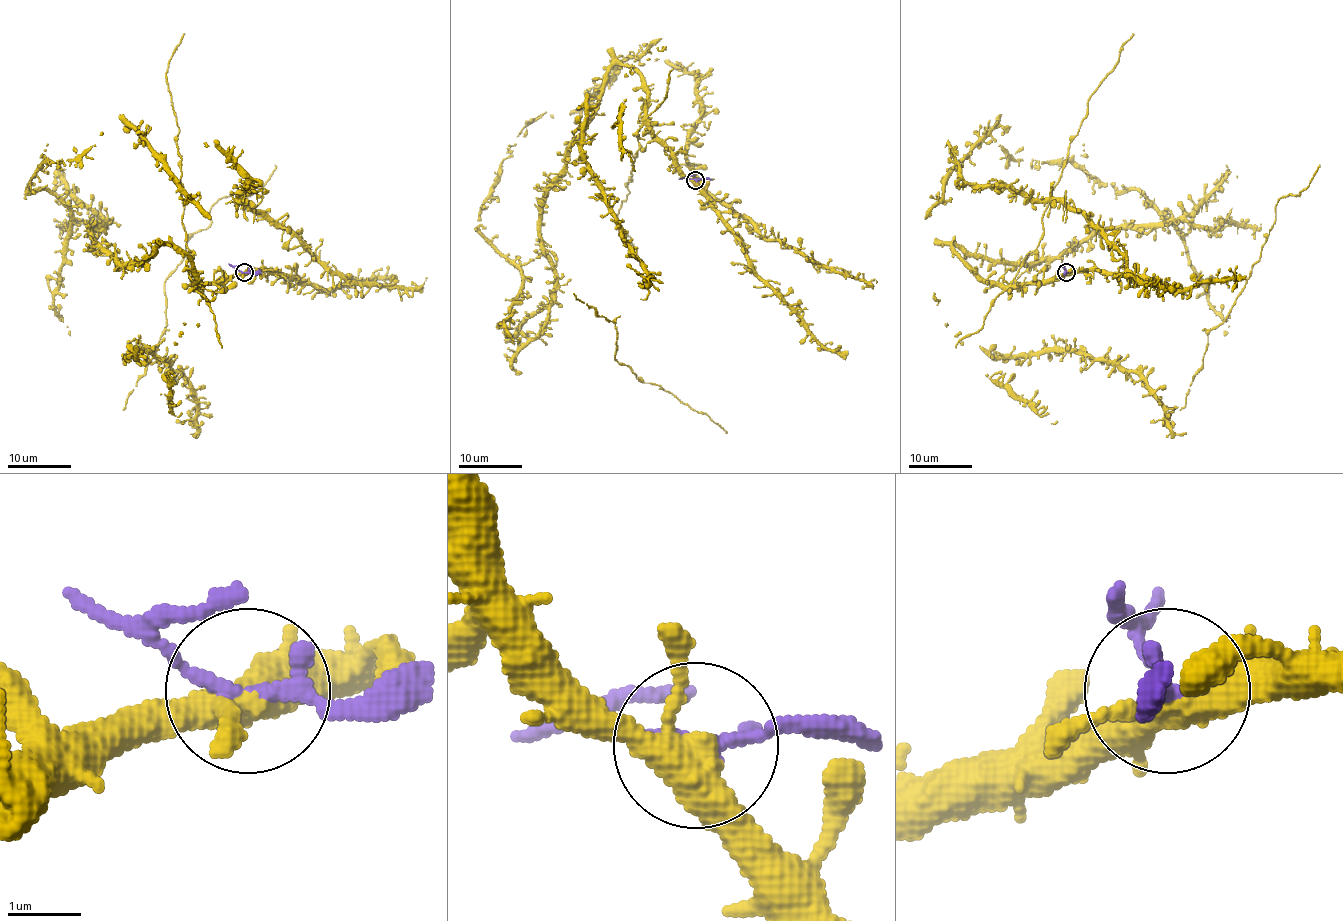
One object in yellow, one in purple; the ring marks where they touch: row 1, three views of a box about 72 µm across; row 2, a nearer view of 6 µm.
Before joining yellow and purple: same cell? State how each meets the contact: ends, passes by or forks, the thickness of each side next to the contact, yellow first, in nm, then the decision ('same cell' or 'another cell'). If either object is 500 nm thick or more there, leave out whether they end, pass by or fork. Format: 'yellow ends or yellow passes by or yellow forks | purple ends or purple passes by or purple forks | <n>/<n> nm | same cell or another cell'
yellow forks | purple passes by | 380/190 nm | another cell

